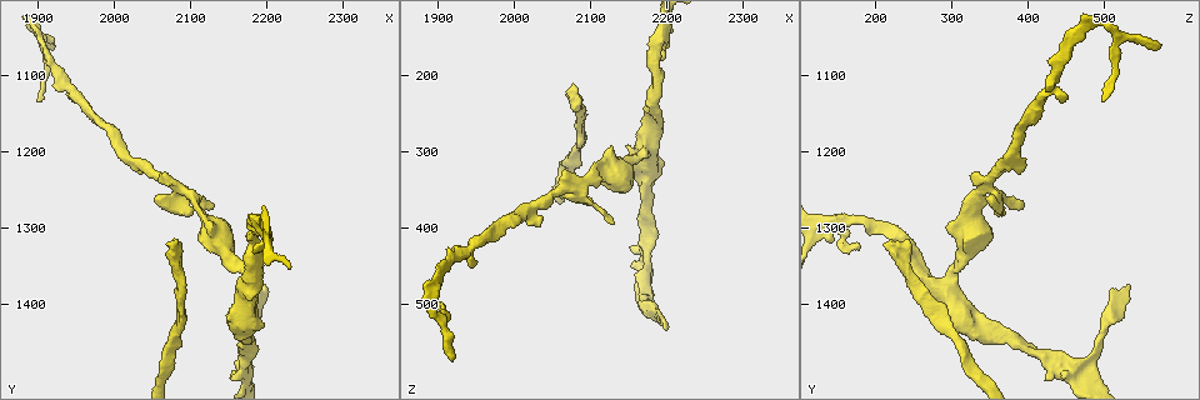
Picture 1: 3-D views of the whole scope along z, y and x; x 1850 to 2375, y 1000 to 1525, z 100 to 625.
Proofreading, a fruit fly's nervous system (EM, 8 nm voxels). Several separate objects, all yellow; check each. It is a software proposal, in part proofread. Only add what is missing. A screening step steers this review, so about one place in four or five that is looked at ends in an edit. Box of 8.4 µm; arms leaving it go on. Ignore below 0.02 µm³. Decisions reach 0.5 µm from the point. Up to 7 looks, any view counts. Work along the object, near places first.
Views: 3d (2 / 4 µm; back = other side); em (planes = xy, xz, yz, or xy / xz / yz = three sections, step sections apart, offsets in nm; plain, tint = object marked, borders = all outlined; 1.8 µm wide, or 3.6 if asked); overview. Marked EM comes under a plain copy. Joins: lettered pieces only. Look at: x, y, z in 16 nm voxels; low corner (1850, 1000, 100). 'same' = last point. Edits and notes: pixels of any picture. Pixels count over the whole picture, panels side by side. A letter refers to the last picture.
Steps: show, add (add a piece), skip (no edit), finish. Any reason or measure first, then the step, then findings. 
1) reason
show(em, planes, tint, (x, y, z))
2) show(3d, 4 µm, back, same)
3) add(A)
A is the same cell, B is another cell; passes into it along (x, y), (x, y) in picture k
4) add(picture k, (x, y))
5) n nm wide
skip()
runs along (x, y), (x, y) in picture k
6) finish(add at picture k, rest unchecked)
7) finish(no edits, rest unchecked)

free end
show(3d, 2 µm, (2200, 1375, 530))

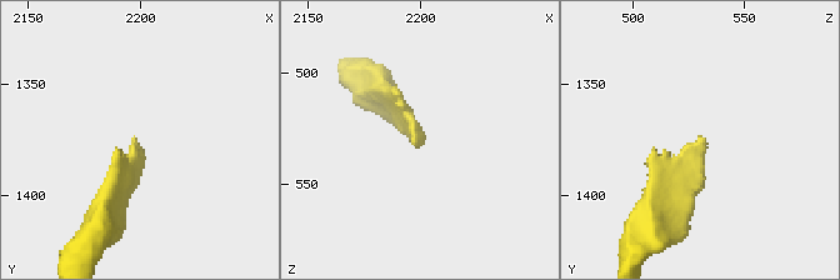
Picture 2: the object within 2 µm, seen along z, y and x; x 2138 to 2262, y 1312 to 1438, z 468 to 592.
shape alone is not enough
show(em, 3.6 µm, planes, borders, (2200, 1377, 530))

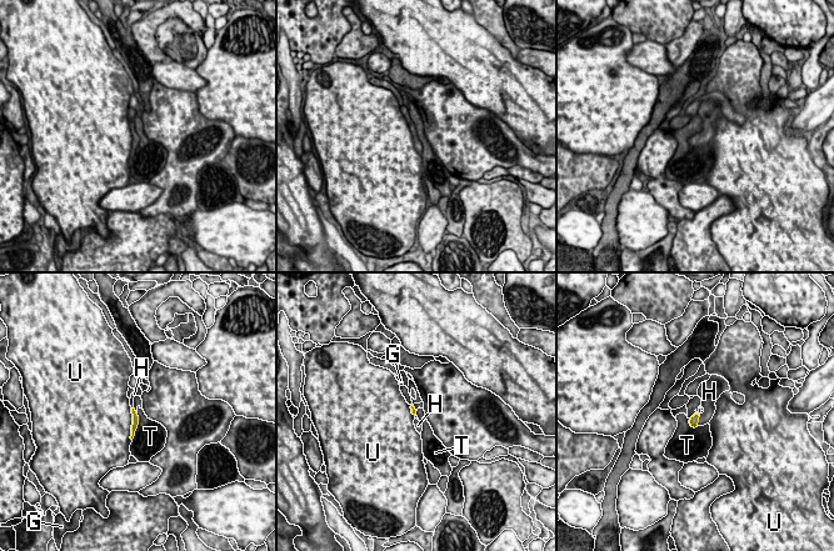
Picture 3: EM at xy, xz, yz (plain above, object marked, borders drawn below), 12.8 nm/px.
add(H)
H is the same cell, G, T and U are other cells; passes into it along (693, 421), (698, 420), (708, 404) in picture 3; it goes on there

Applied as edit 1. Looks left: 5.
branch stops here
show(3d, 4 µm, (2105, 1280, 365))

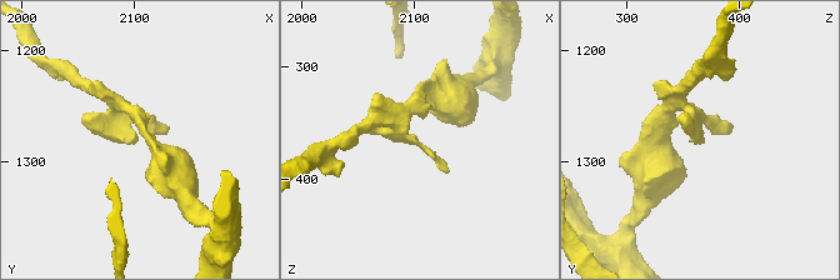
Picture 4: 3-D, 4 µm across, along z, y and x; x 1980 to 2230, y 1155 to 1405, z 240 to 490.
show(em, xz, step 8, borders, (2102, 1282, 364))

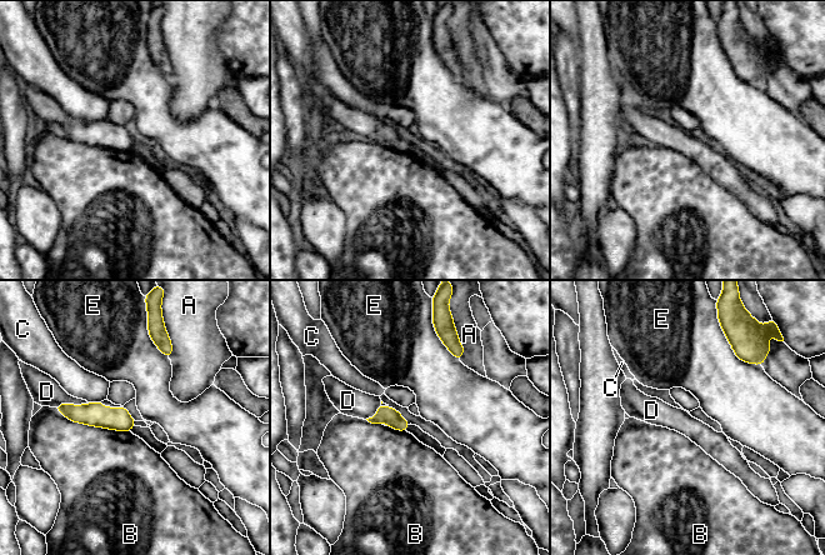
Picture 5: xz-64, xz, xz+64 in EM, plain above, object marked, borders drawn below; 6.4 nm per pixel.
show(em, planes, borders, same)

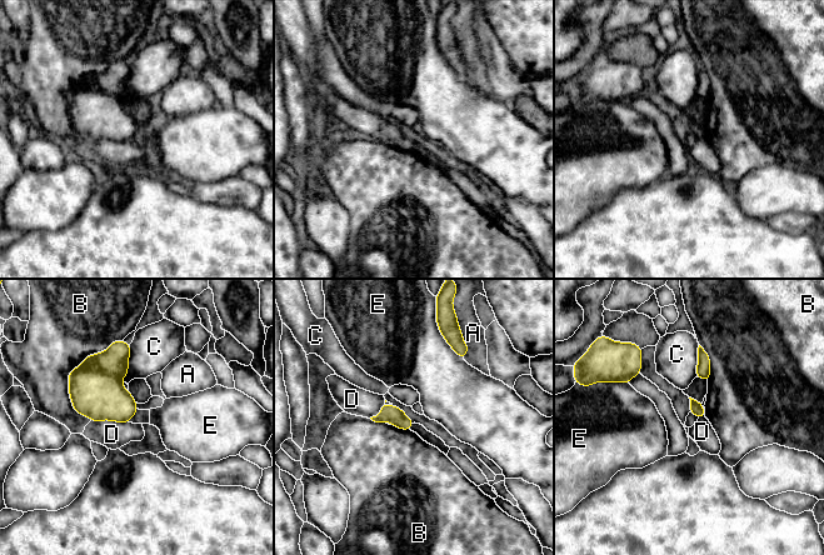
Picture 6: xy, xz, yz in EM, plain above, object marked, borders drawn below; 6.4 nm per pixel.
skip()
A, B, C, D and E are other cells; border along (91, 419), (128, 421) in picture 6; none of them fits

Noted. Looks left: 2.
an open end
show(em, planes, borders, (1925, 1060, 570))

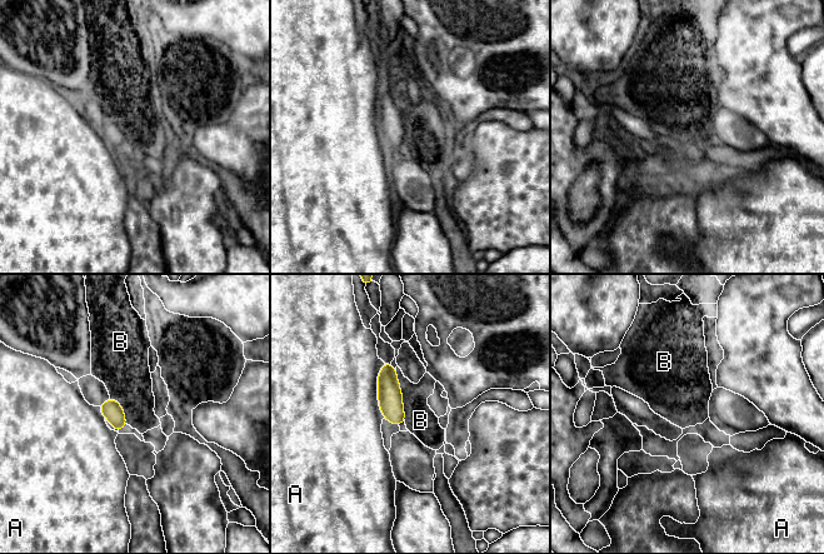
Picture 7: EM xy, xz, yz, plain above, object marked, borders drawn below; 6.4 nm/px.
120 nm wide
skip()
A and B are other cells; border along (394, 370), (398, 378), (405, 420) in picture 7; no lettered piece goes on from it

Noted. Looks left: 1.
finish(add at picture 3, rest unchecked)

